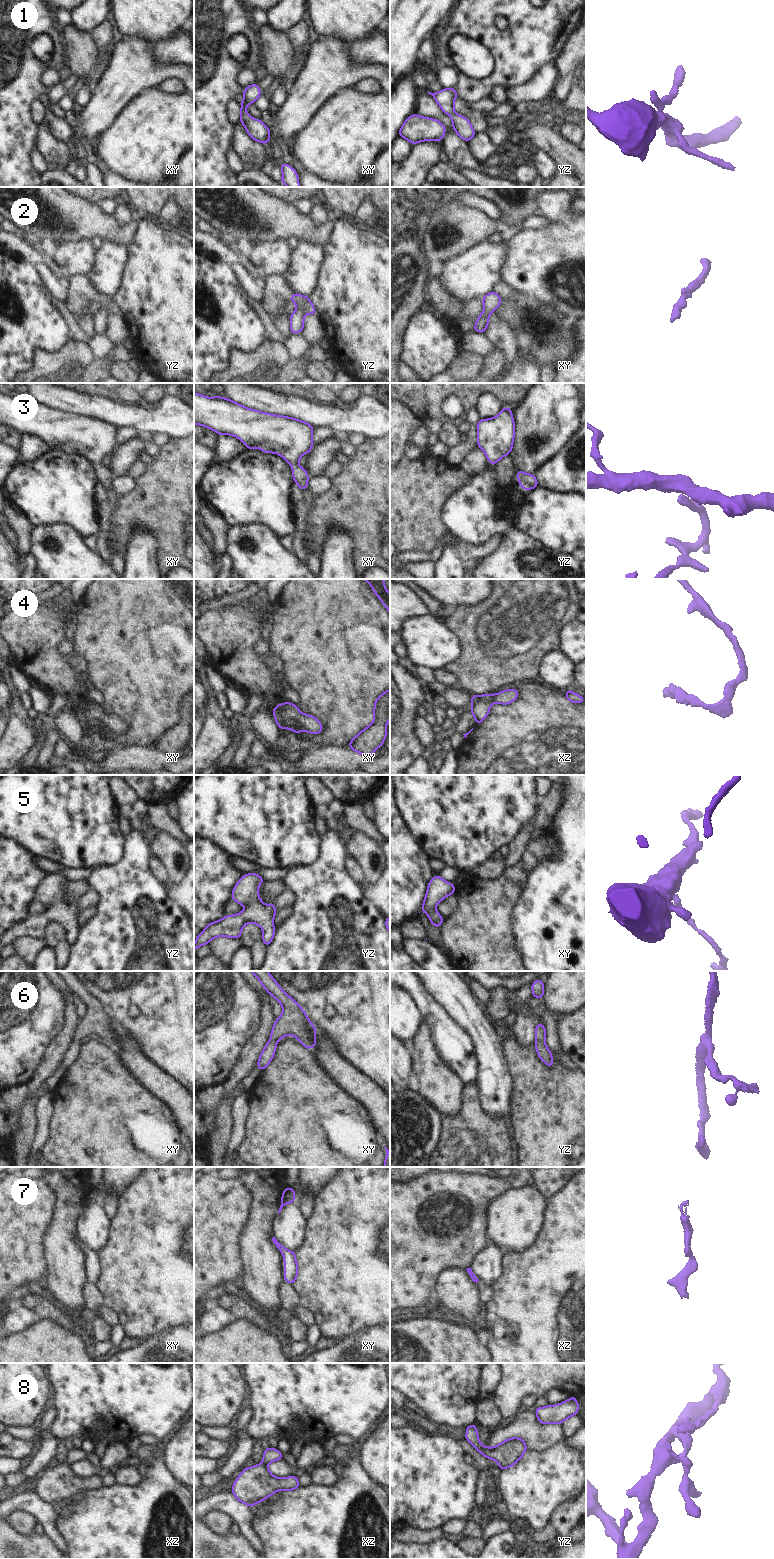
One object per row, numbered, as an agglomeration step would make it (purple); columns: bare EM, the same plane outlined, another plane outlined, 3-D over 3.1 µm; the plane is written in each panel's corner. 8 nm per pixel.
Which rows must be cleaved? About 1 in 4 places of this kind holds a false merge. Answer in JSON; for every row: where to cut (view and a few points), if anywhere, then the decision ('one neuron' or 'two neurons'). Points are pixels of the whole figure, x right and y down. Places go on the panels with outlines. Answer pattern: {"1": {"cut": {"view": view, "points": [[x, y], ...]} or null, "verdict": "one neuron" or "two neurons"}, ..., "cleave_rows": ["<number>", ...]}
{"1": {"cut": null, "verdict": "one neuron"}, "2": {"cut": null, "verdict": "one neuron"}, "3": {"cut": null, "verdict": "one neuron"}, "4": {"cut": null, "verdict": "one neuron"}, "5": {"cut": null, "verdict": "one neuron"}, "6": {"cut": null, "verdict": "one neuron"}, "7": {"cut": null, "verdict": "one neuron"}, "8": {"cut": null, "verdict": "one neuron"}, "cleave_rows": []}

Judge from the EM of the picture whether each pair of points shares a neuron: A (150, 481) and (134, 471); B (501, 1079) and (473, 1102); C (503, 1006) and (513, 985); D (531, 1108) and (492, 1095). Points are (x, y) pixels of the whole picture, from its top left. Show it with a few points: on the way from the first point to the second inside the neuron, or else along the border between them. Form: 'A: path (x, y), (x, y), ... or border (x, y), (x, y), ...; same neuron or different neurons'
A: border (147, 465), (146, 469), (135, 479); different neurons
B: border (475, 1082), (478, 1088), (481, 1107), (492, 1117); different neurons
C: border (489, 990), (504, 988), (515, 993); different neurons
D: border (511, 1077), (512, 1101), (511, 1122), (509, 1124); different neurons

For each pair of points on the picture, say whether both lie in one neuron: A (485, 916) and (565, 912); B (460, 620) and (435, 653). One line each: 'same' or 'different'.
A: different
B: different

